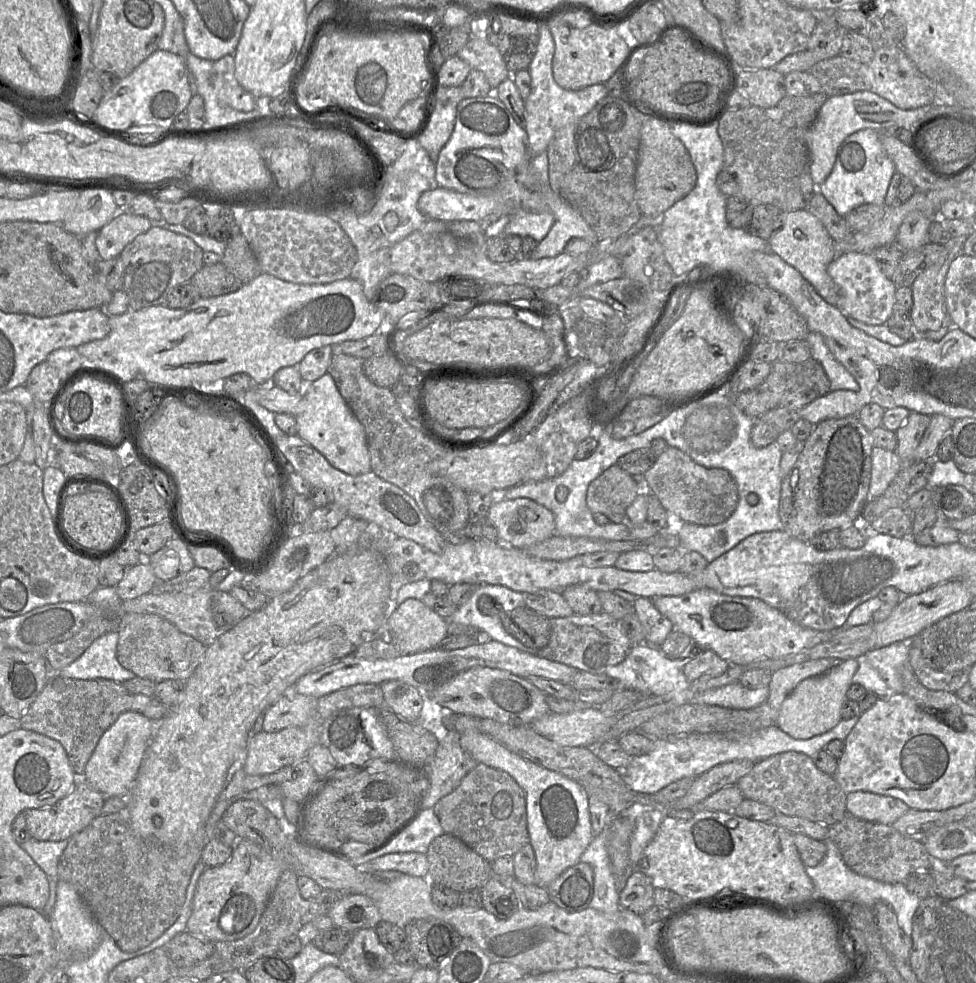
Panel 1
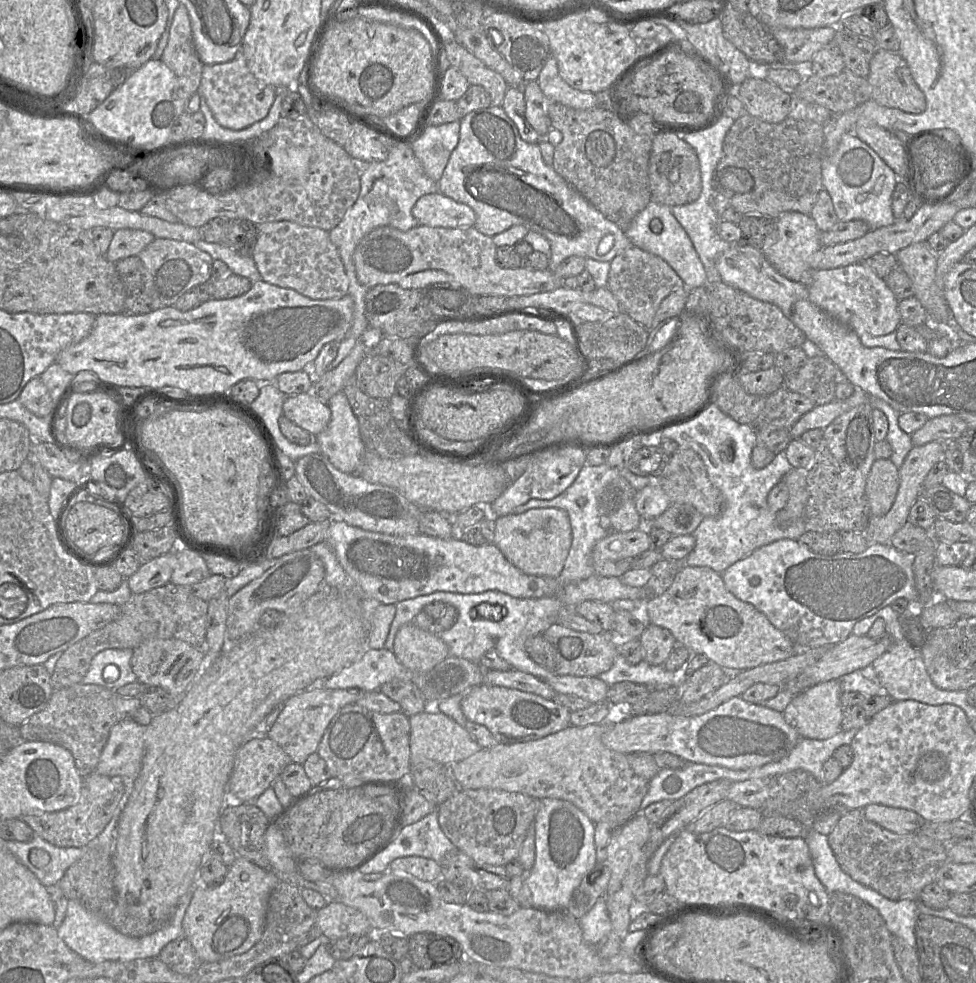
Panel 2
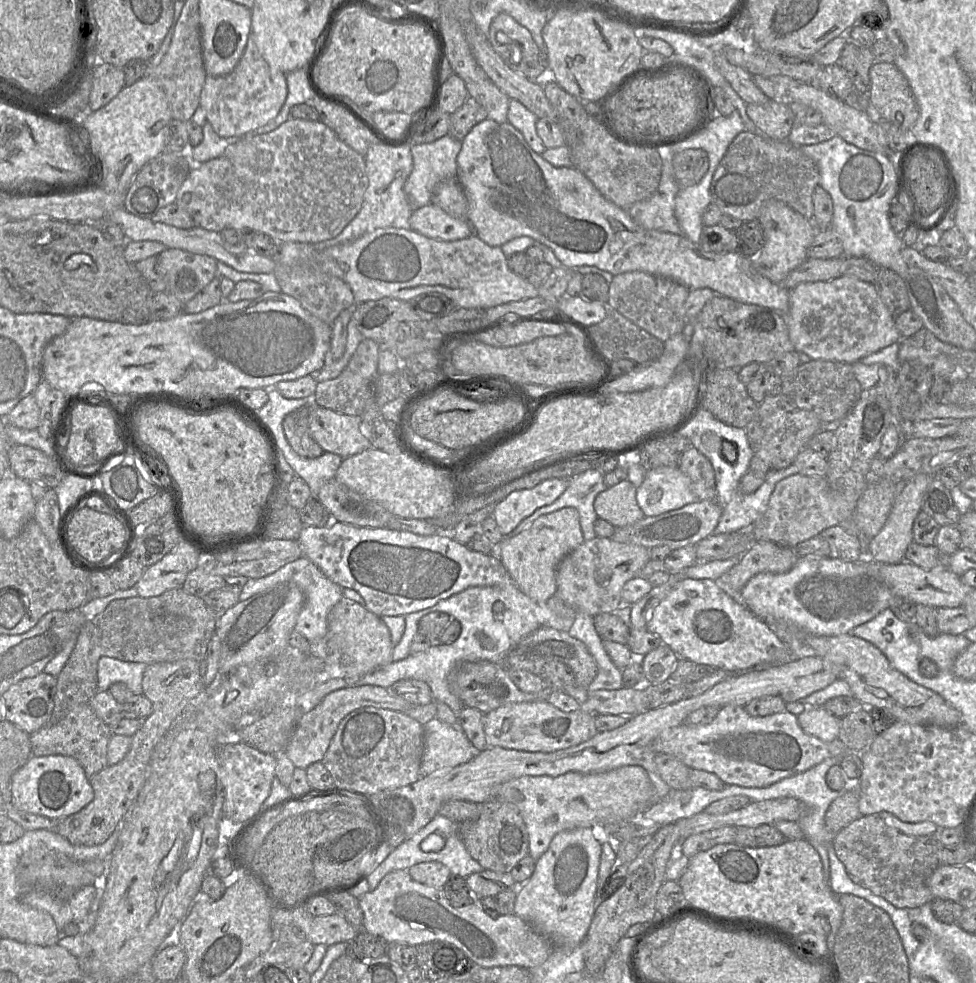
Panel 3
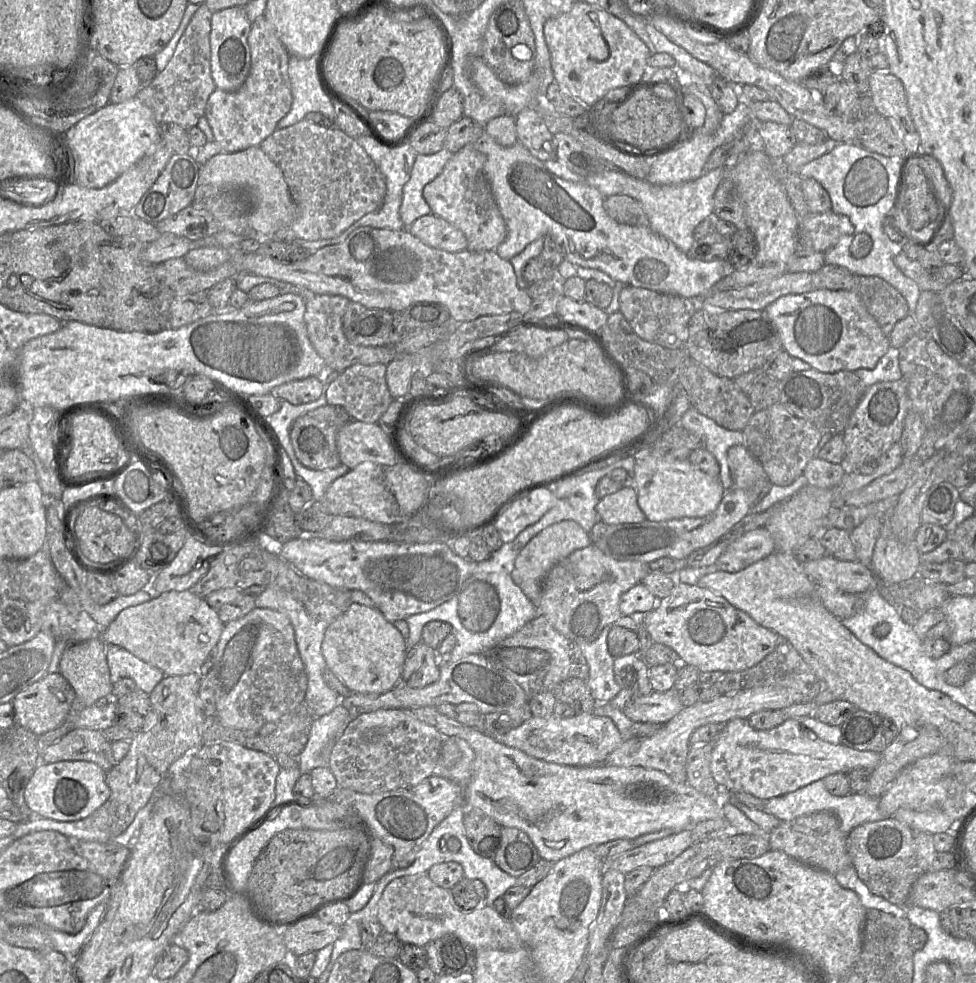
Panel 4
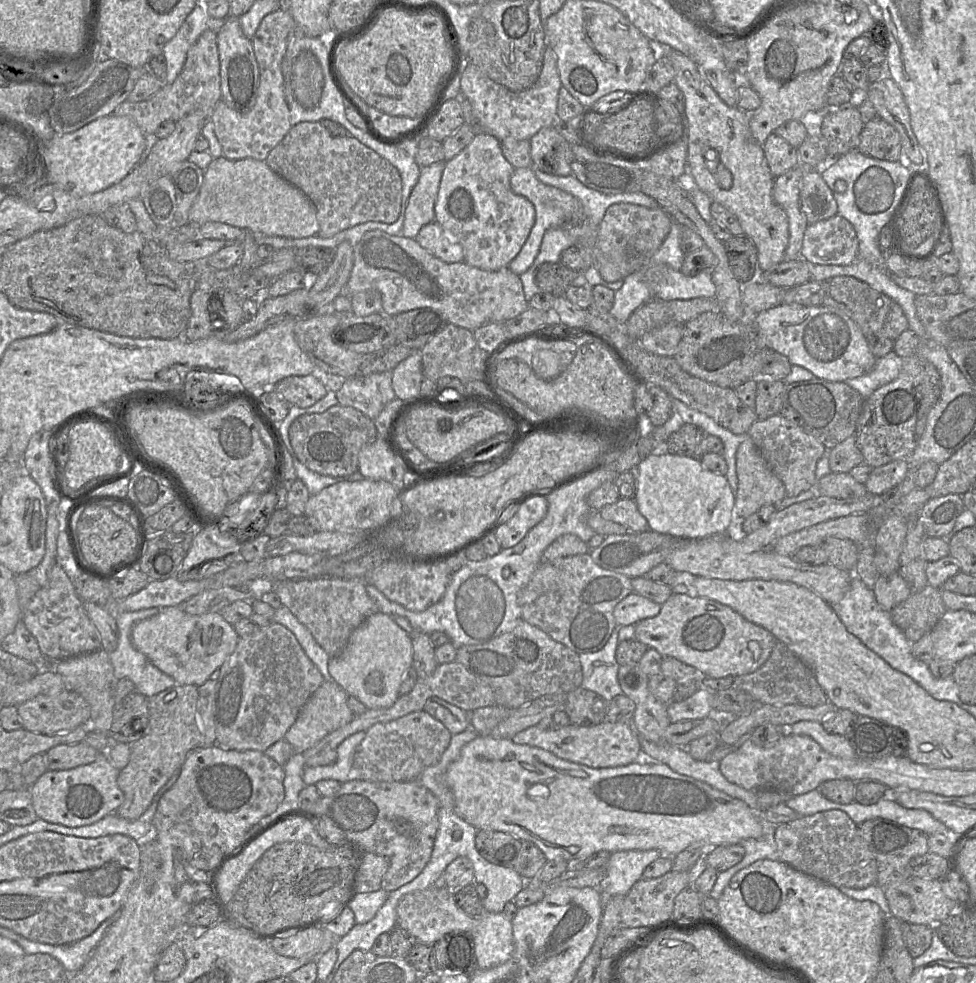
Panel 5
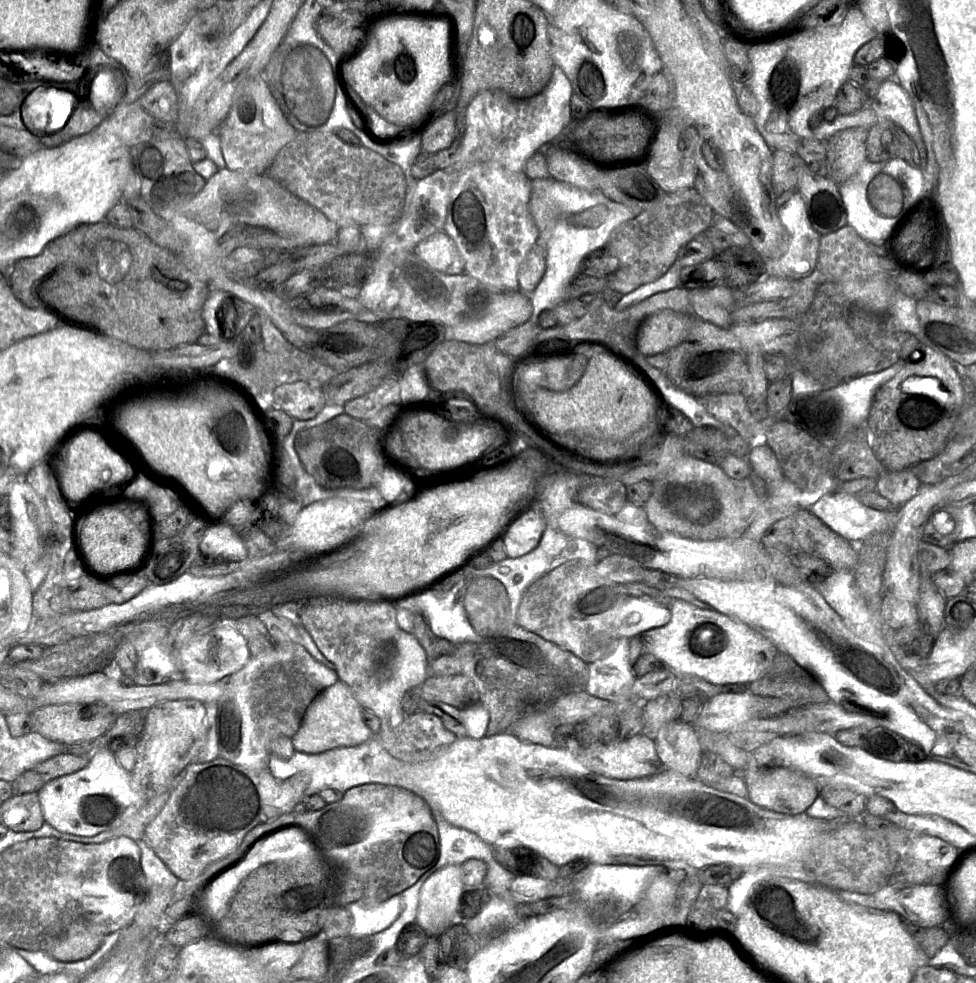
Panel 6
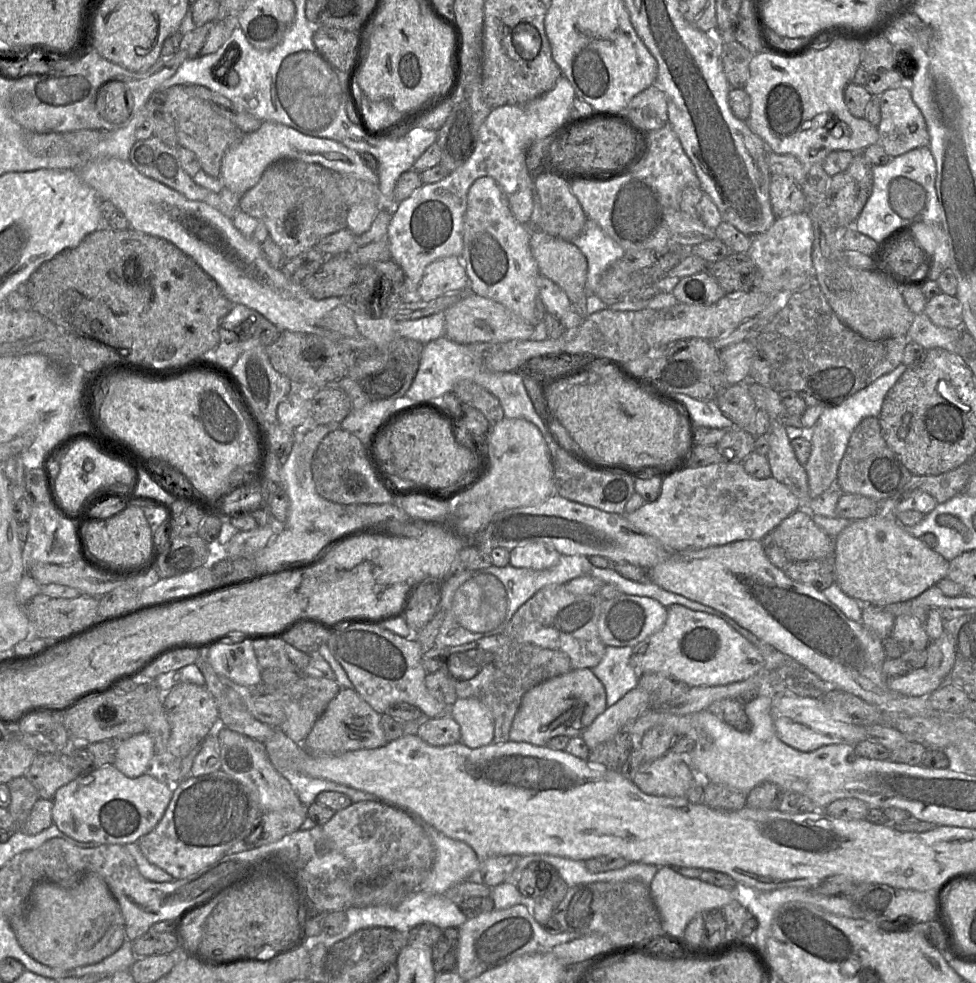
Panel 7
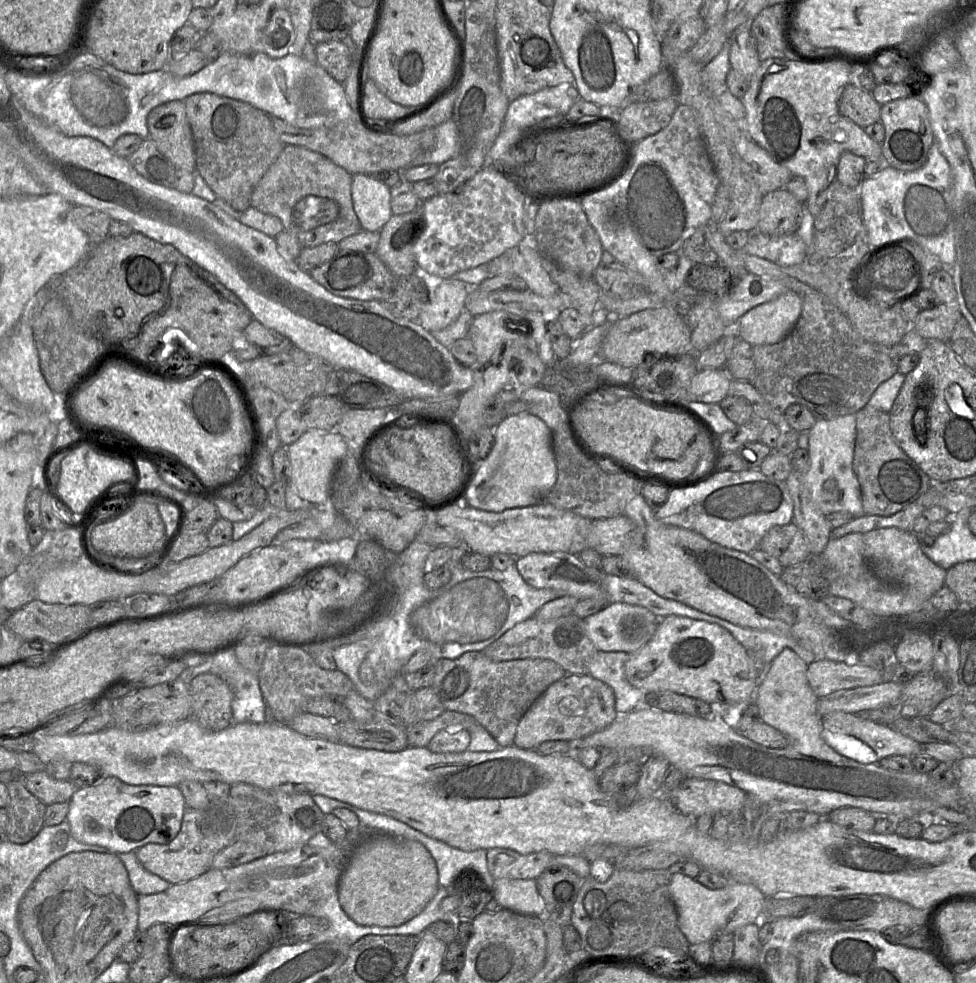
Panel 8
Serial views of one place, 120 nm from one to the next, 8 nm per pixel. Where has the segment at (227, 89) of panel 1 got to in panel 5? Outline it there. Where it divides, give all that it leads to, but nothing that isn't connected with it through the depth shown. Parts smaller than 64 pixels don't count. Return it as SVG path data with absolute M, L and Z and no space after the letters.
M287 9L271 12L260 22L251 39L259 69L259 88L254 107L249 112L242 114L219 100L210 114L215 136L225 158L229 160L252 158L265 161L269 152L291 129L281 66L288 45L298 35L296 23Z

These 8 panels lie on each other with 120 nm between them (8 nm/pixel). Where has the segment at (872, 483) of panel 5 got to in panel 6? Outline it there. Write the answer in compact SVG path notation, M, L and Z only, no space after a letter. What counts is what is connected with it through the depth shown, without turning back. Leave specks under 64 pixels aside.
M910 469L886 471L876 479L876 492L894 506L900 507L919 492L921 485Z

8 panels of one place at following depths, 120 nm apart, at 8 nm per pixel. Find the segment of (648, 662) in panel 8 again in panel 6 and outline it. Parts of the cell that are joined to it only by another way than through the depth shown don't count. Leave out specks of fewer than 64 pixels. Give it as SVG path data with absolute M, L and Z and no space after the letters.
M681 599L670 600L666 606L671 614L670 621L665 626L644 631L638 637L642 645L642 653L654 655L674 673L698 676L713 685L722 686L733 683L749 684L770 666L776 653L775 645L736 618L716 610L698 608Z

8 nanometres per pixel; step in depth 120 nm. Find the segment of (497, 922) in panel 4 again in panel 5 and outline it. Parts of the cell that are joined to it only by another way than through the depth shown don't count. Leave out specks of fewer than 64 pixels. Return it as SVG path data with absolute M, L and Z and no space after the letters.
M431 885L404 895L397 905L397 926L405 930L415 943L434 944L443 935L453 931L475 932L477 919L465 914L456 904L453 891Z

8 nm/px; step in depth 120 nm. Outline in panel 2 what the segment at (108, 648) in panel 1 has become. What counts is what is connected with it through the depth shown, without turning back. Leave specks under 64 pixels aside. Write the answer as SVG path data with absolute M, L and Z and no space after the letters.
M105 649L97 653L82 683L97 684L116 690L137 681L131 667L133 649Z

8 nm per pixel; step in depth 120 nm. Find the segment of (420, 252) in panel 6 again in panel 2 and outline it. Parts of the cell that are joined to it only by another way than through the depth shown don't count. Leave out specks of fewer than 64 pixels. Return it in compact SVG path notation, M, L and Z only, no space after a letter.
M439 191L421 196L412 208L412 215L420 225L430 227L472 227L476 222L471 207Z

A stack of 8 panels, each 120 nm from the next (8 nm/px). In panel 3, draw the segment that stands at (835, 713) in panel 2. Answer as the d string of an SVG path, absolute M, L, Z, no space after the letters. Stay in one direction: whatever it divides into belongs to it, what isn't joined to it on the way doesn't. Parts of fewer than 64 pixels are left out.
M823 706L806 707L797 715L802 730L825 743L838 740L839 719L825 710Z

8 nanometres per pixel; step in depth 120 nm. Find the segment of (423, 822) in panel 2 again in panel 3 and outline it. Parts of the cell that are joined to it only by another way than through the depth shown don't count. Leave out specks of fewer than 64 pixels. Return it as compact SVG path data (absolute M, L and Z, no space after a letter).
M437 814L426 826L410 838L404 839L367 877L369 891L373 891L380 881L390 872L408 870L411 866L422 862L439 862L447 866L452 877L466 879L473 873L478 873L484 868L474 860L467 851L459 835L459 825L447 817Z

